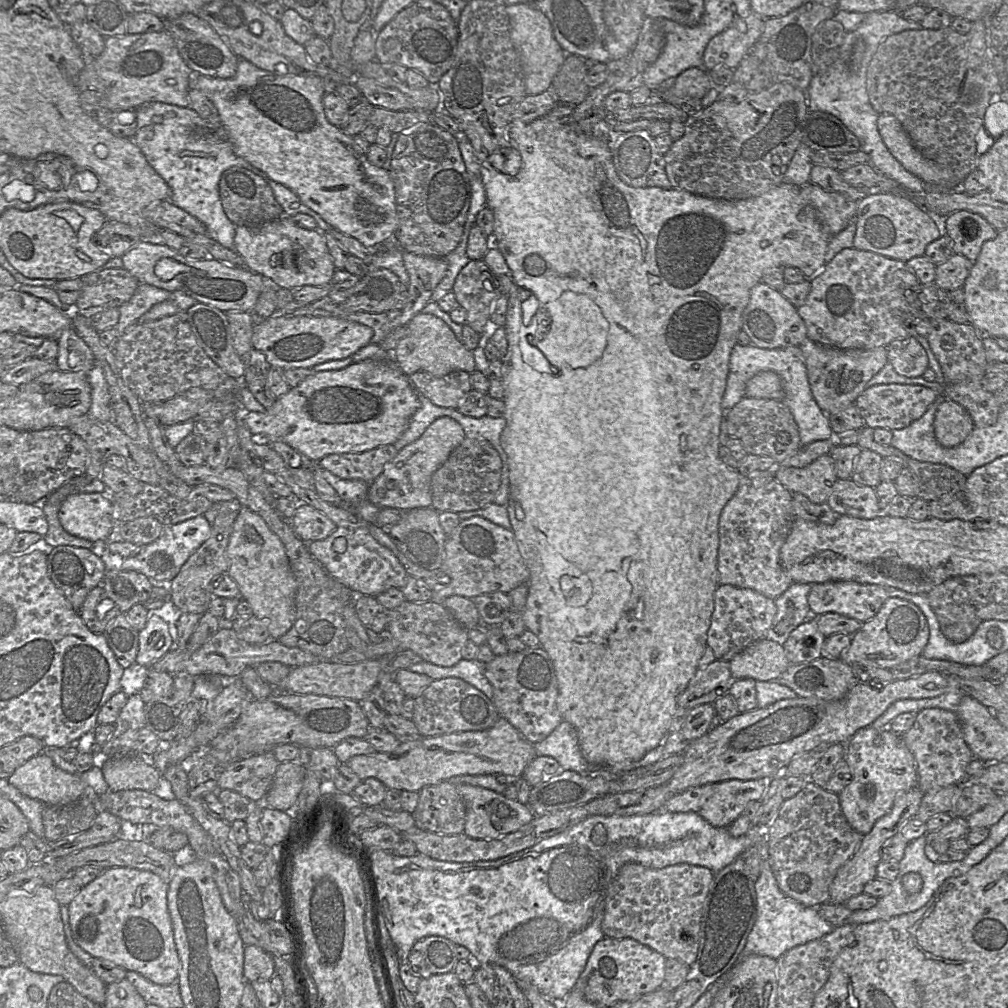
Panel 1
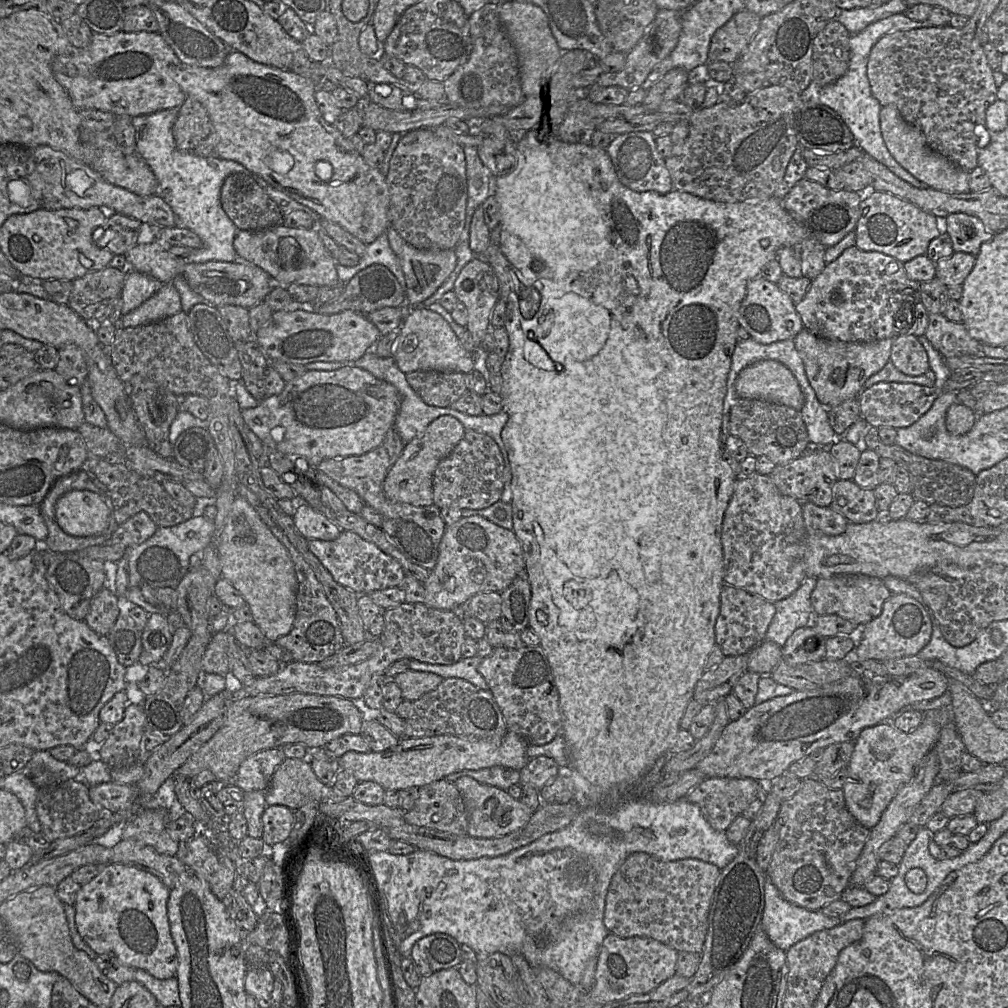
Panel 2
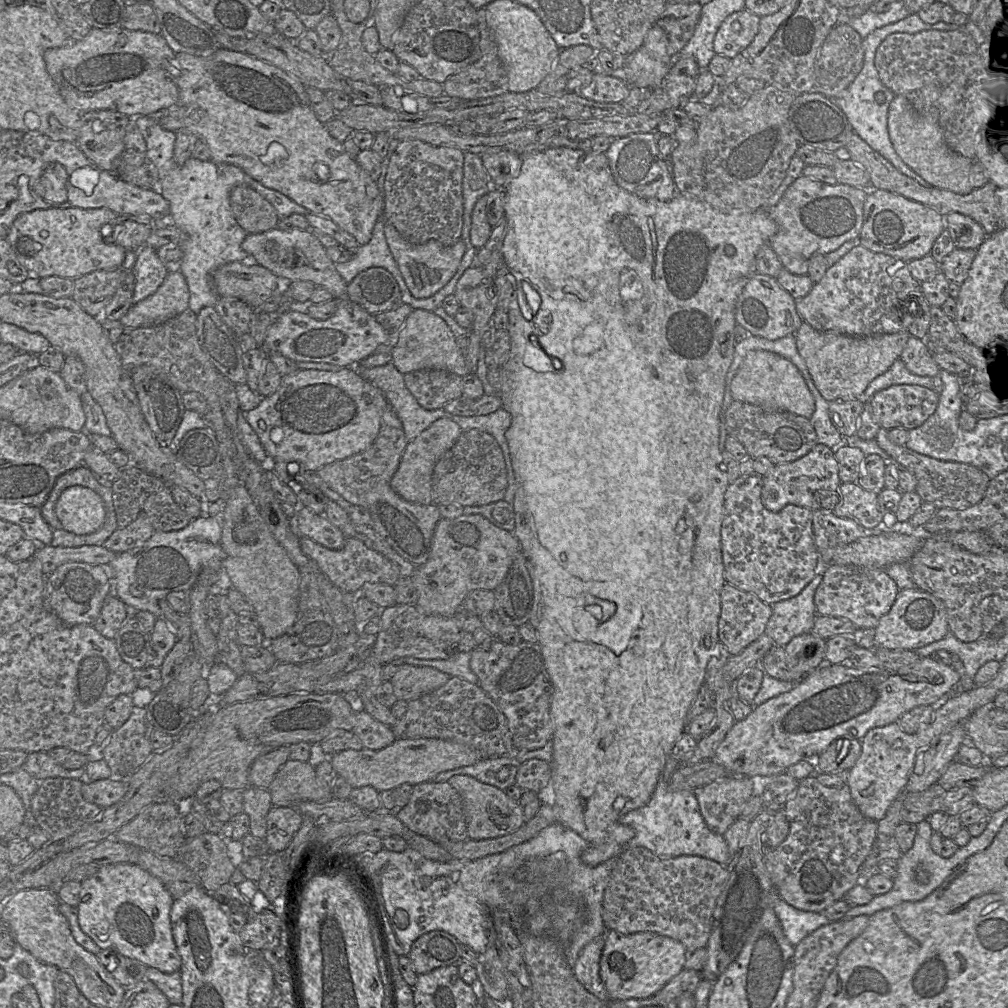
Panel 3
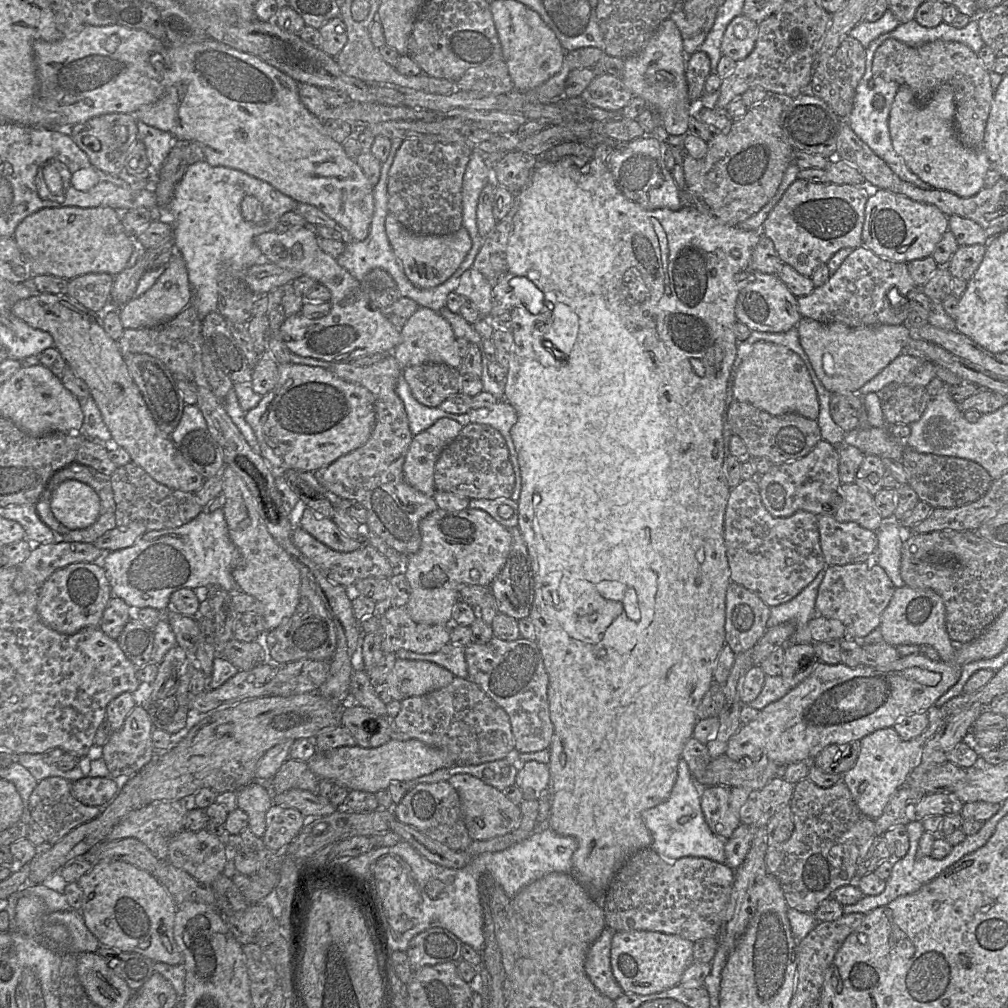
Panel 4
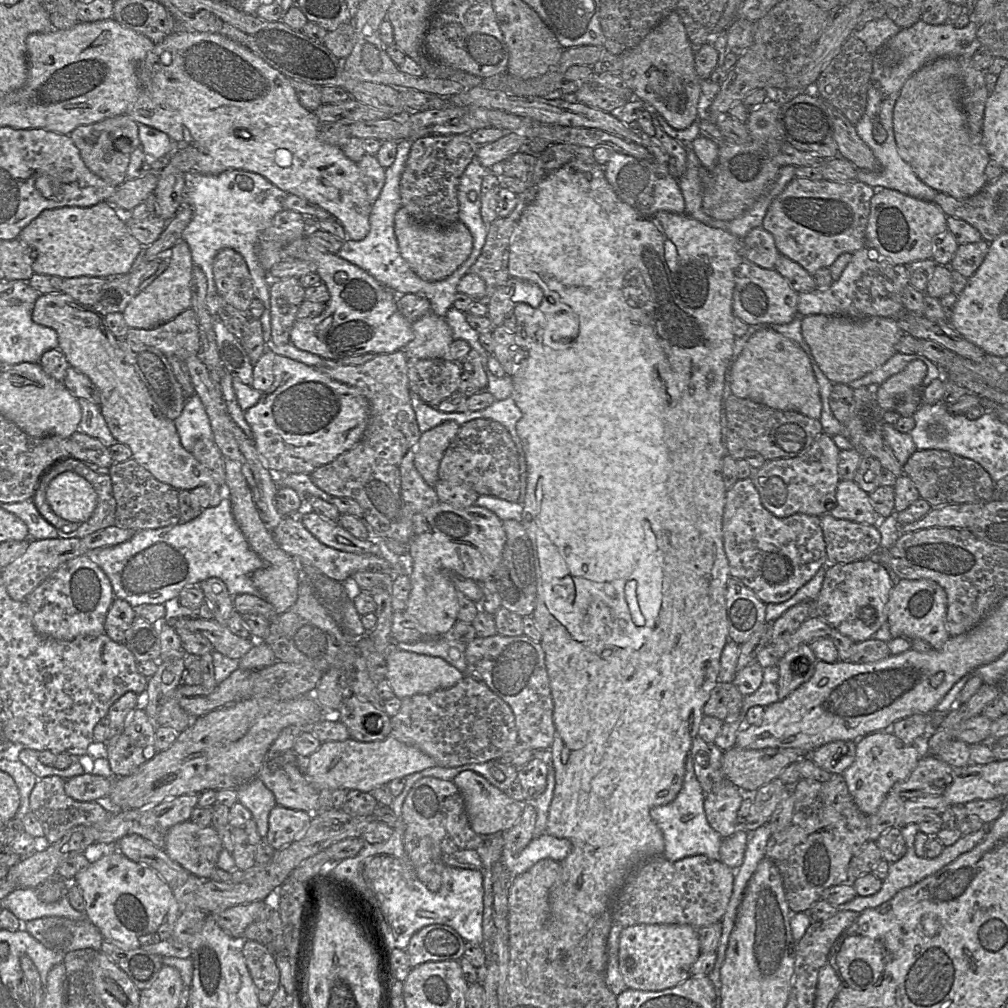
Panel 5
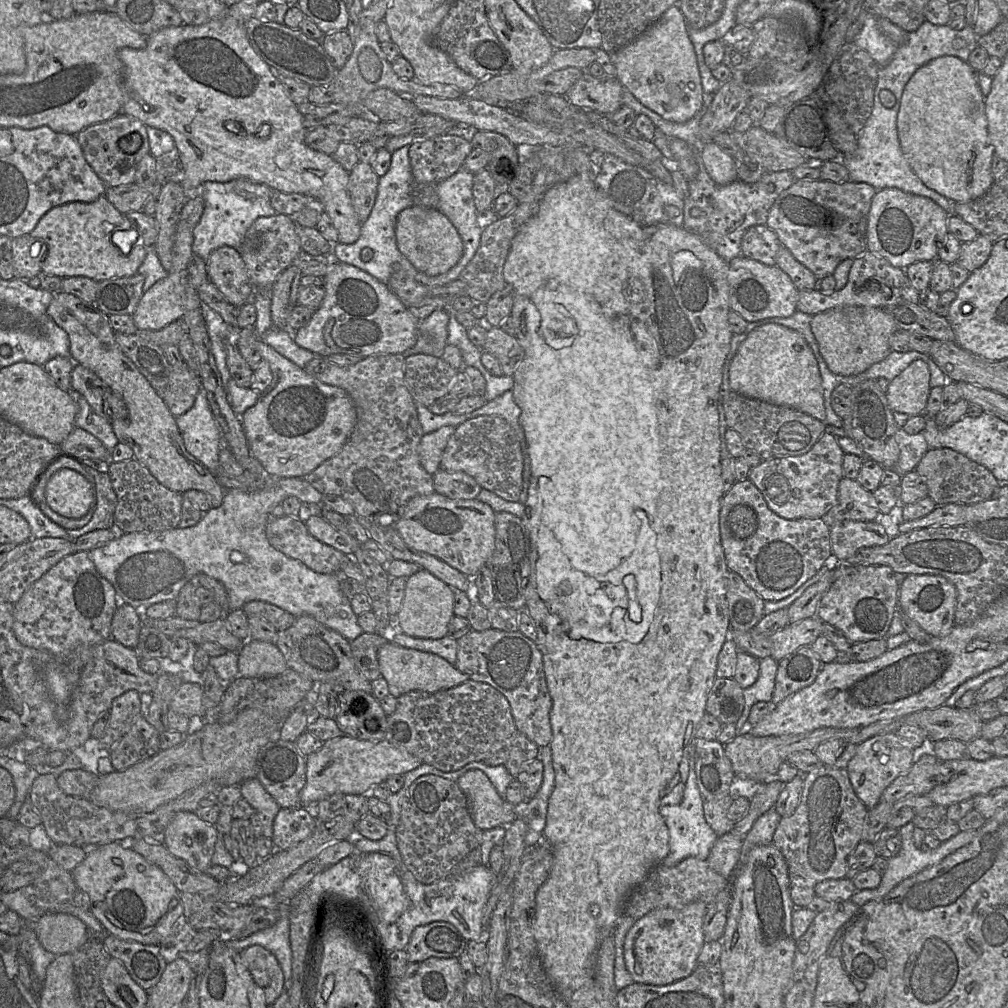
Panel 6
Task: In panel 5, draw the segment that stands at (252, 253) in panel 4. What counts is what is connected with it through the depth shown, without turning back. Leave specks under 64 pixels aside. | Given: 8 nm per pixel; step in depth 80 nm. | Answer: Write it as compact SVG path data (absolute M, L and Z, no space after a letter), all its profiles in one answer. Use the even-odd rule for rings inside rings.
M228 170L219 175L205 175L192 173L187 175L187 191L185 202L193 209L193 218L182 232L181 239L185 241L190 249L194 266L199 267L205 274L207 280L206 306L209 314L216 316L219 309L219 294L214 281L213 261L217 253L225 248L231 248L238 252L245 260L254 286L254 297L259 299L264 305L264 312L260 317L262 324L263 338L266 344L271 340L271 321L270 321L270 281L267 272L261 267L258 256L257 246L259 236L262 231L268 228L274 216L283 211L282 199L287 193L280 190L267 179L259 174L243 170ZM248 177L253 182L253 188L244 191L239 187L239 180Z

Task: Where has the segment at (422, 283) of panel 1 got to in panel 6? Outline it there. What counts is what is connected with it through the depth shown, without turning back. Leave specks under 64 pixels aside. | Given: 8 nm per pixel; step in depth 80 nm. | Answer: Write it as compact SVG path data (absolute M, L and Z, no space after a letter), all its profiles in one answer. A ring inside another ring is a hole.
M412 206L402 210L395 226L396 244L402 255L419 271L428 276L448 272L461 260L464 245L450 219L437 208Z

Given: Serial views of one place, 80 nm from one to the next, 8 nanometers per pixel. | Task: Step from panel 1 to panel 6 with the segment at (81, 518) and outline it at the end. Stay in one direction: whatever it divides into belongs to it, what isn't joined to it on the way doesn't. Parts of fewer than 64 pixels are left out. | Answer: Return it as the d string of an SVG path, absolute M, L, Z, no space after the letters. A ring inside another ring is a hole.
M64 467L48 480L45 500L56 513L79 519L95 504L94 487L80 473Z

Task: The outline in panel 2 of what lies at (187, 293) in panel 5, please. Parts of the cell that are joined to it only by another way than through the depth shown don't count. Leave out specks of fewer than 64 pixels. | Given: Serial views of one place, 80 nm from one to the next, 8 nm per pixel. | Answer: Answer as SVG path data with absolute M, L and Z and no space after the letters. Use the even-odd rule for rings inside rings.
M172 282L166 283L139 307L123 315L118 327L130 328L151 324L181 311L181 299L178 290Z

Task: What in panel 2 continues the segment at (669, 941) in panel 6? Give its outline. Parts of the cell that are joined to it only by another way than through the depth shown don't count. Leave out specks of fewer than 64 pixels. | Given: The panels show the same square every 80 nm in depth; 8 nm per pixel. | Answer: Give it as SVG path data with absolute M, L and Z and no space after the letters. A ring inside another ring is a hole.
M608 934L597 956L595 984L589 990L589 996L595 1003L605 1005L607 1003L626 999L630 996L650 992L676 974L677 956L678 951L652 938L621 938L614 934Z

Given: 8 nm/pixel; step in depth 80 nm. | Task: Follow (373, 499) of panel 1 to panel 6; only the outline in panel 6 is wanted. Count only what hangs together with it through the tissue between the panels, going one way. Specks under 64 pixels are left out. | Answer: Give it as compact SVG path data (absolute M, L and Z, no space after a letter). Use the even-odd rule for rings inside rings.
M443 426L440 429L424 434L419 445L419 457L427 473L434 474L441 469L440 462L450 437L455 433L456 427Z

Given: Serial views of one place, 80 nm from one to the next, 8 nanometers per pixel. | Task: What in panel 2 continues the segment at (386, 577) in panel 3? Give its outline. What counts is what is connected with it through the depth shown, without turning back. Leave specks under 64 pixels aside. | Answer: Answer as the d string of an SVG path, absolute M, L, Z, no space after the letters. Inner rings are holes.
M341 531L338 538L333 541L308 540L308 548L337 583L357 595L368 595L373 591L399 587L405 578L405 573L397 560L352 531Z

